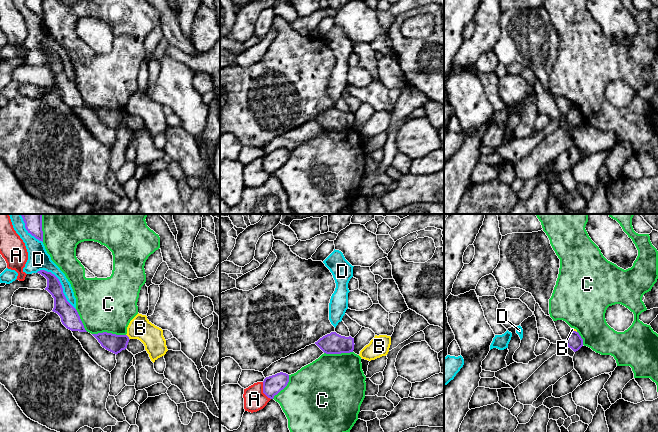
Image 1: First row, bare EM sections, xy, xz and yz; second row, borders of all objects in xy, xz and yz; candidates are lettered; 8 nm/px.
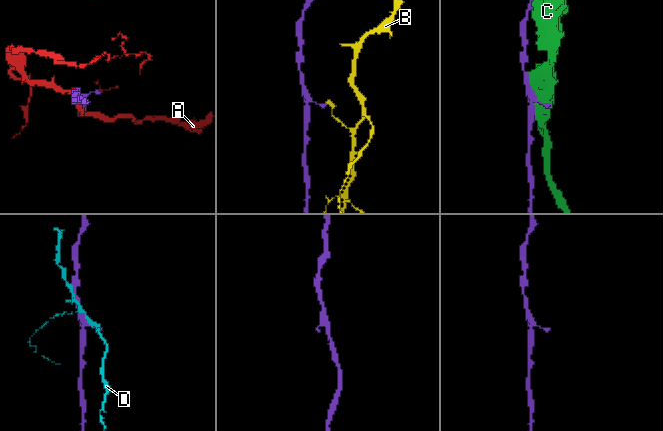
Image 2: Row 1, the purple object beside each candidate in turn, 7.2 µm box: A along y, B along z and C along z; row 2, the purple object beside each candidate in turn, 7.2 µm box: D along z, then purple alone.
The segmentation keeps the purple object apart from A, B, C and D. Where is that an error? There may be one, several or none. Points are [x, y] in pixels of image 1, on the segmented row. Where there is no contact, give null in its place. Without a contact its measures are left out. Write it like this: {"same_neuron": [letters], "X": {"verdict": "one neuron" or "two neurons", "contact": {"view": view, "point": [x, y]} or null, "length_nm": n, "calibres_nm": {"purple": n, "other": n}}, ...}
{"same_neuron": [], "A": {"verdict": "two neurons", "contact": {"view": "xz", "point": [263, 391]}, "length_nm": 160, "calibres_nm": {"purple": 160, "other": 180}}, "B": {"verdict": "two neurons", "contact": {"view": "xy", "point": [128, 337]}, "length_nm": 50, "calibres_nm": {"purple": 150, "other": 180}}, "C": {"verdict": "two neurons", "contact": {"view": "xy", "point": [109, 333]}, "length_nm": 280, "calibres_nm": {"purple": 150, "other": 440}}, "D": {"verdict": "two neurons", "contact": {"view": "xy", "point": [60, 284]}, "length_nm": 440, "calibres_nm": {"purple": 140, "other": 160}}}

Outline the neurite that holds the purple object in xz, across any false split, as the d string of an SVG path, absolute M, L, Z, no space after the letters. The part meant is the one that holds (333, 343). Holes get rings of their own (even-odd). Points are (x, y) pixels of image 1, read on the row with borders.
M331 332L320 338L315 344L326 354L350 353L354 350L354 338Z

